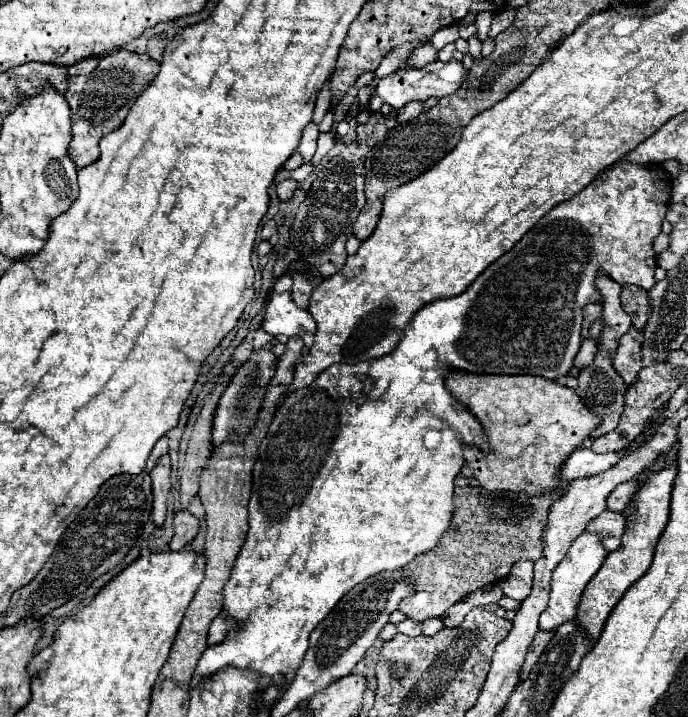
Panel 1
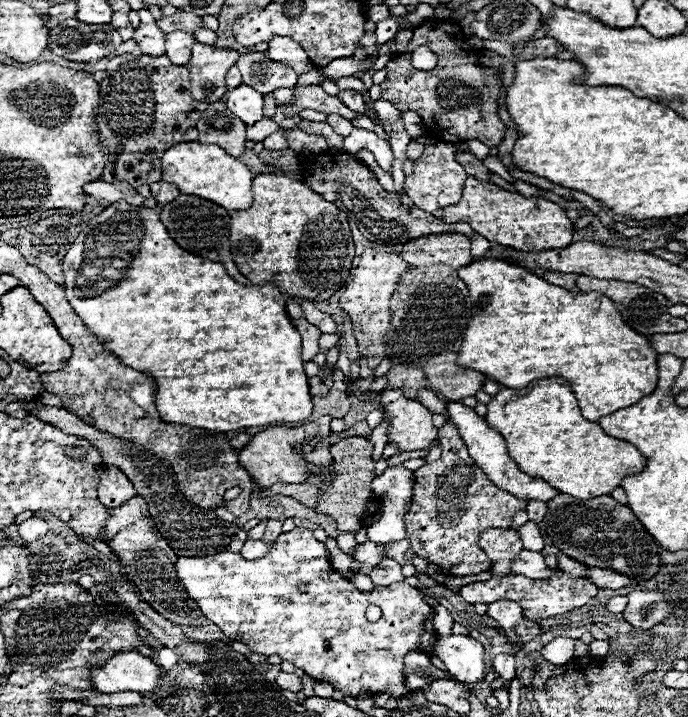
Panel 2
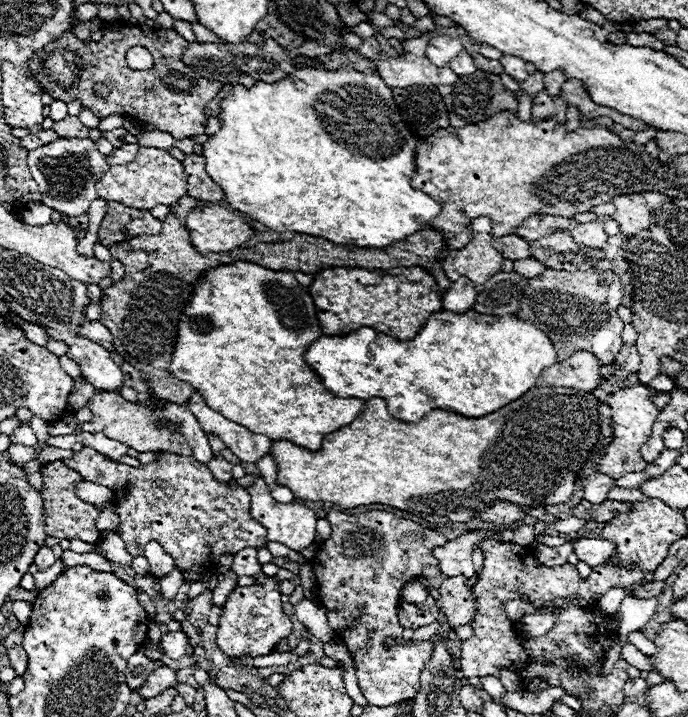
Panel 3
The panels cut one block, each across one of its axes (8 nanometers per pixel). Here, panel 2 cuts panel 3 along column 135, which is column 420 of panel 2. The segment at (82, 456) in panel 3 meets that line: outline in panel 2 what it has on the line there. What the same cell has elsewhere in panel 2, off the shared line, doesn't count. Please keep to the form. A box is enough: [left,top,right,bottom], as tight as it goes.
[406,422,526,576]

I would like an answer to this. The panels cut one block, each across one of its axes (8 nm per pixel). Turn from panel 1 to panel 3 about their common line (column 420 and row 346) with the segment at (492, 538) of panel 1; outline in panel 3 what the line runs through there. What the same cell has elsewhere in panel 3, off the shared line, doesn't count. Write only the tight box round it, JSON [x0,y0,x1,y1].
[516,270,624,366]

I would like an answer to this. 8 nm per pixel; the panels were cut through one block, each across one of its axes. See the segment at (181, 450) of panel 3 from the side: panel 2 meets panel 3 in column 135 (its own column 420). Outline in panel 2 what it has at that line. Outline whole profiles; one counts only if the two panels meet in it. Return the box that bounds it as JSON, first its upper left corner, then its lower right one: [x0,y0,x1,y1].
[374,390,438,452]

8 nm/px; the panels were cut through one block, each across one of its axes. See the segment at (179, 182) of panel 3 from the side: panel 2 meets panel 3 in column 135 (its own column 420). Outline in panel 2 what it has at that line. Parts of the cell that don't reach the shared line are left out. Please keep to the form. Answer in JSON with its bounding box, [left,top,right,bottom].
[404,142,468,212]

